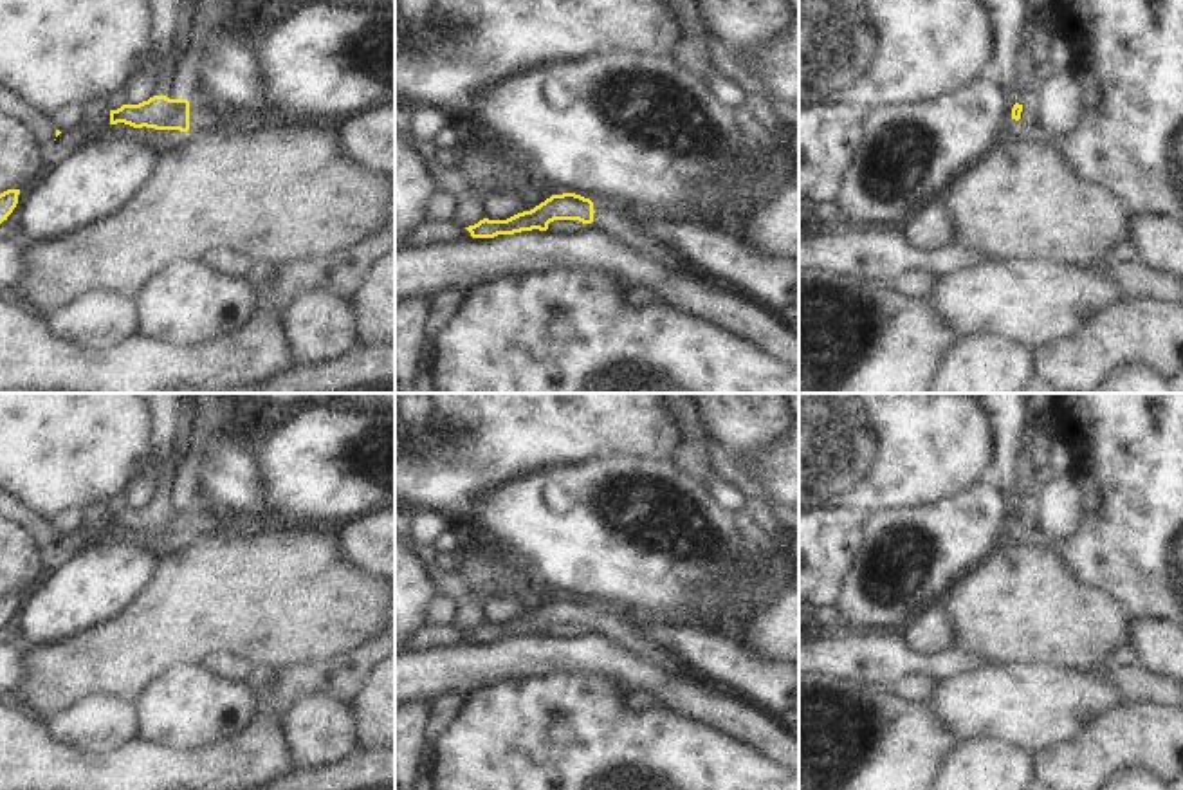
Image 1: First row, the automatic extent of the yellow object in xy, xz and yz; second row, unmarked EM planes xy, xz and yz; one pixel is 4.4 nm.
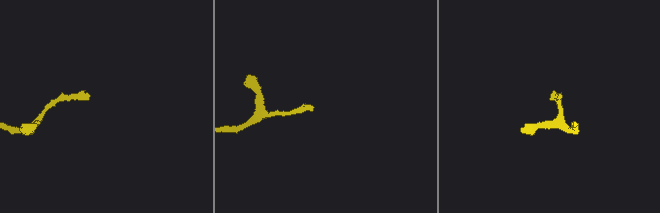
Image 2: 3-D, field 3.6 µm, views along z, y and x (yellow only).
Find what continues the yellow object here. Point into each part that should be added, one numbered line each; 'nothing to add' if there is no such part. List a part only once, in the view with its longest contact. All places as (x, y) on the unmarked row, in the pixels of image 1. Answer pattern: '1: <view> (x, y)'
1: xy (204, 520)

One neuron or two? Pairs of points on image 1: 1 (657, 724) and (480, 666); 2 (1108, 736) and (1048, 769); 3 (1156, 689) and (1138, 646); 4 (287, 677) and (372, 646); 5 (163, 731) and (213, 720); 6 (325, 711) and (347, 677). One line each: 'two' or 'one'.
1: two
2: one
3: two
4: one
5: one
6: two

